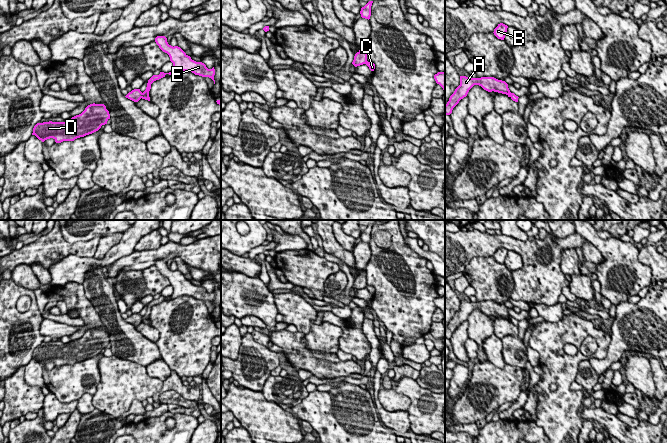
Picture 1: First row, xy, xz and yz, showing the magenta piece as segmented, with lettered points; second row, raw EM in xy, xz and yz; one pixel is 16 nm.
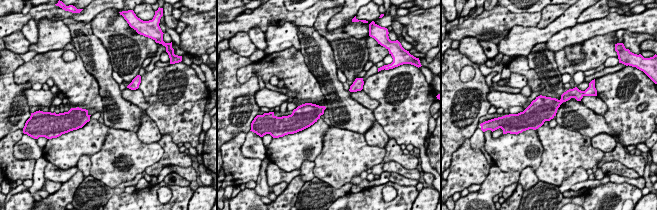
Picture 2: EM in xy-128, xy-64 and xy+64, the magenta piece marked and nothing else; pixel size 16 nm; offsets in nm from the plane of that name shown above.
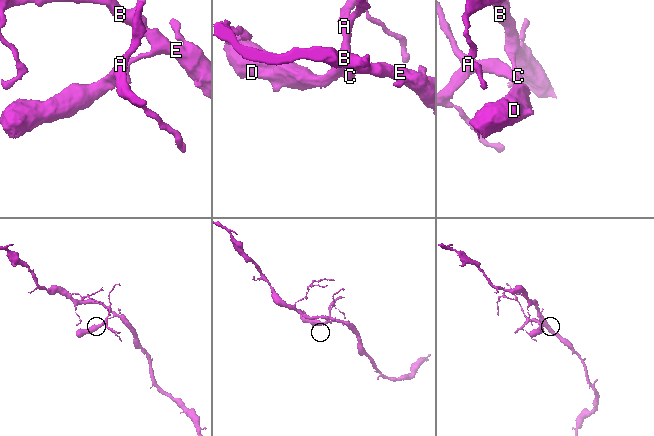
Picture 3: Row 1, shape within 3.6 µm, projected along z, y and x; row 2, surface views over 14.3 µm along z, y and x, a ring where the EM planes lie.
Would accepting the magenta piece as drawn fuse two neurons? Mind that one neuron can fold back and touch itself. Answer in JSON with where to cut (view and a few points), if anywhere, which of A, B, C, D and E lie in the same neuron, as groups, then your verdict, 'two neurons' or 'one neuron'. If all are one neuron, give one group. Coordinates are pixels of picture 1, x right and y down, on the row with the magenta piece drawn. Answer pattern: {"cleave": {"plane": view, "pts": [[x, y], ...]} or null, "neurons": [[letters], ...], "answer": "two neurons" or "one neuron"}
{"cleave": {"plane": "xy", "pts": [[141, 93], [142, 97]]}, "neurons": [["A", "D"], ["B", "C", "E"]], "answer": "two neurons"}

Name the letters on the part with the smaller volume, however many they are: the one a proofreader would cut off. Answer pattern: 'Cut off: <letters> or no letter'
Cut off: A, D

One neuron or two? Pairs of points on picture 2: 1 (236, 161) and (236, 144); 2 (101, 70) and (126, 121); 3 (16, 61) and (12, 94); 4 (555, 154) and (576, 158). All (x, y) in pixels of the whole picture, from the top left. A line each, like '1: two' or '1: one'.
1: one
2: one
3: one
4: one

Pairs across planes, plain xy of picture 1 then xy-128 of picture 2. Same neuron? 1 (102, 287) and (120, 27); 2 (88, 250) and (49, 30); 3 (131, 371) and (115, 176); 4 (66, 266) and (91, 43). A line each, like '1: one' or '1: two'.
1: two
2: two
3: one
4: two

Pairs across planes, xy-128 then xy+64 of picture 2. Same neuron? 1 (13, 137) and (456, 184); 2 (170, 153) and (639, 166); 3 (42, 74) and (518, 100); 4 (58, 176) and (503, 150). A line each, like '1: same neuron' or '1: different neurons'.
1: same neuron
2: same neuron
3: different neurons
4: different neurons

